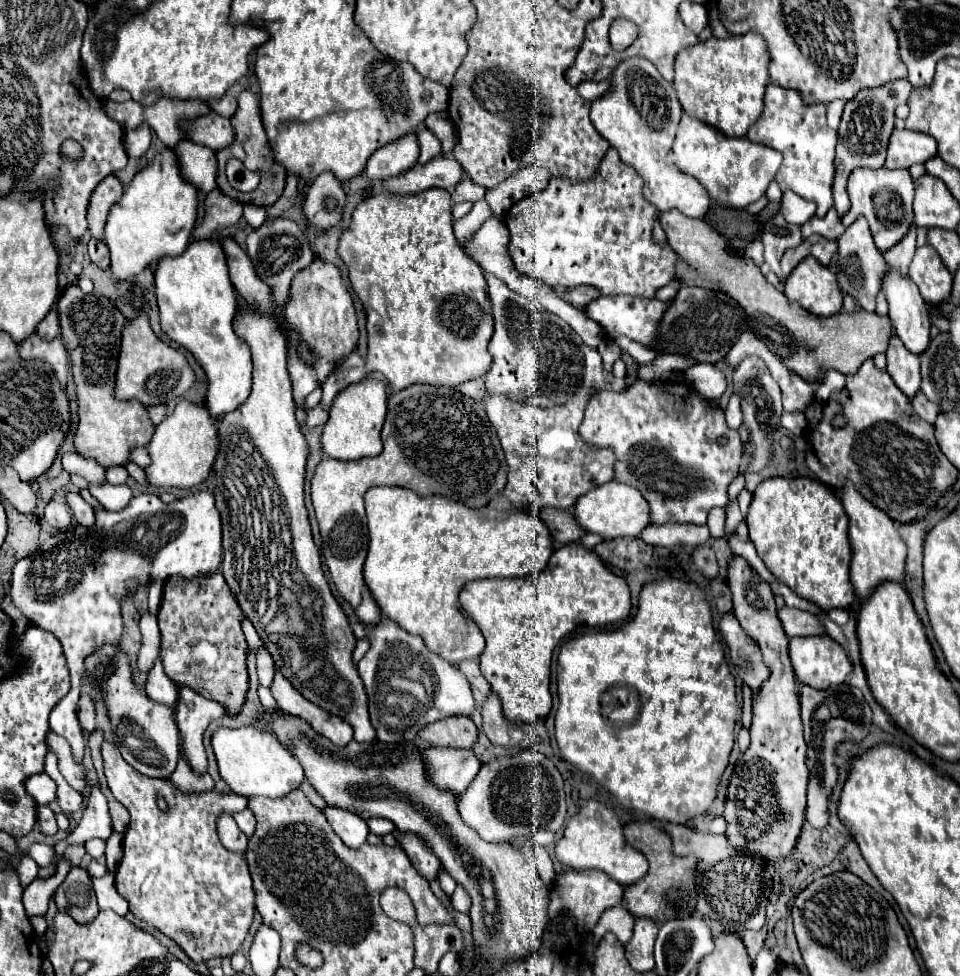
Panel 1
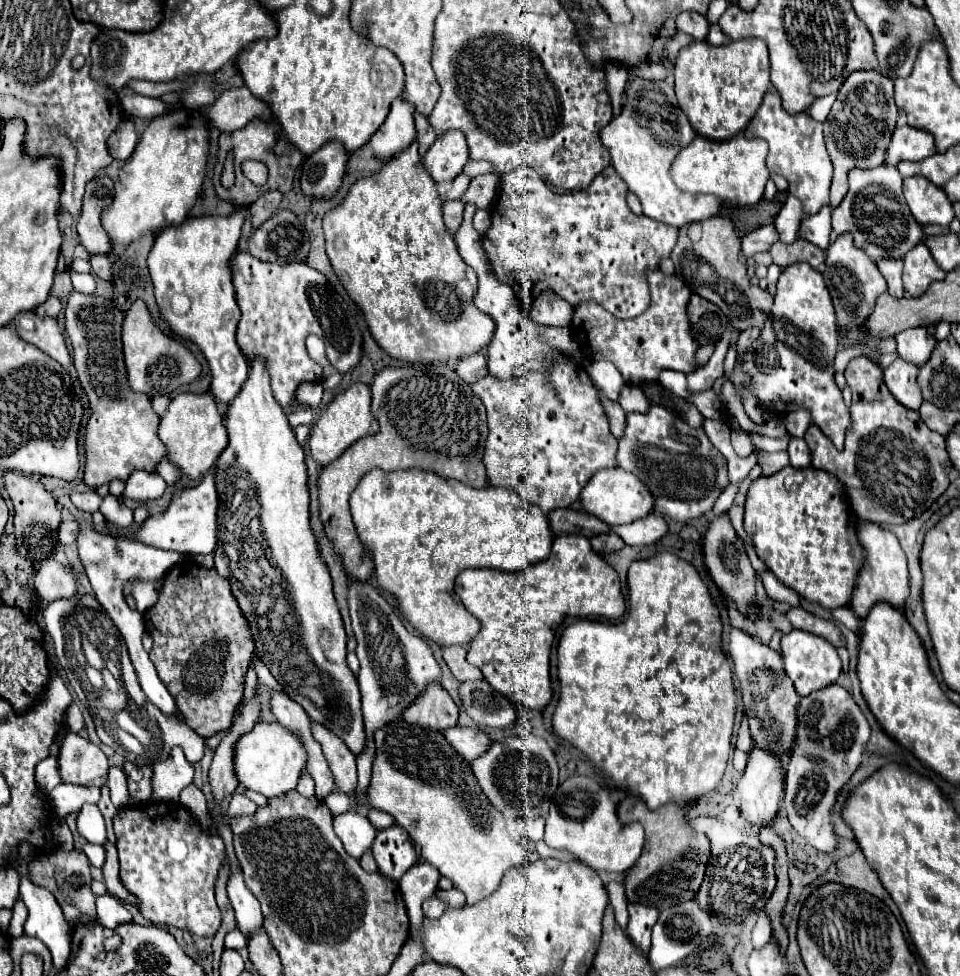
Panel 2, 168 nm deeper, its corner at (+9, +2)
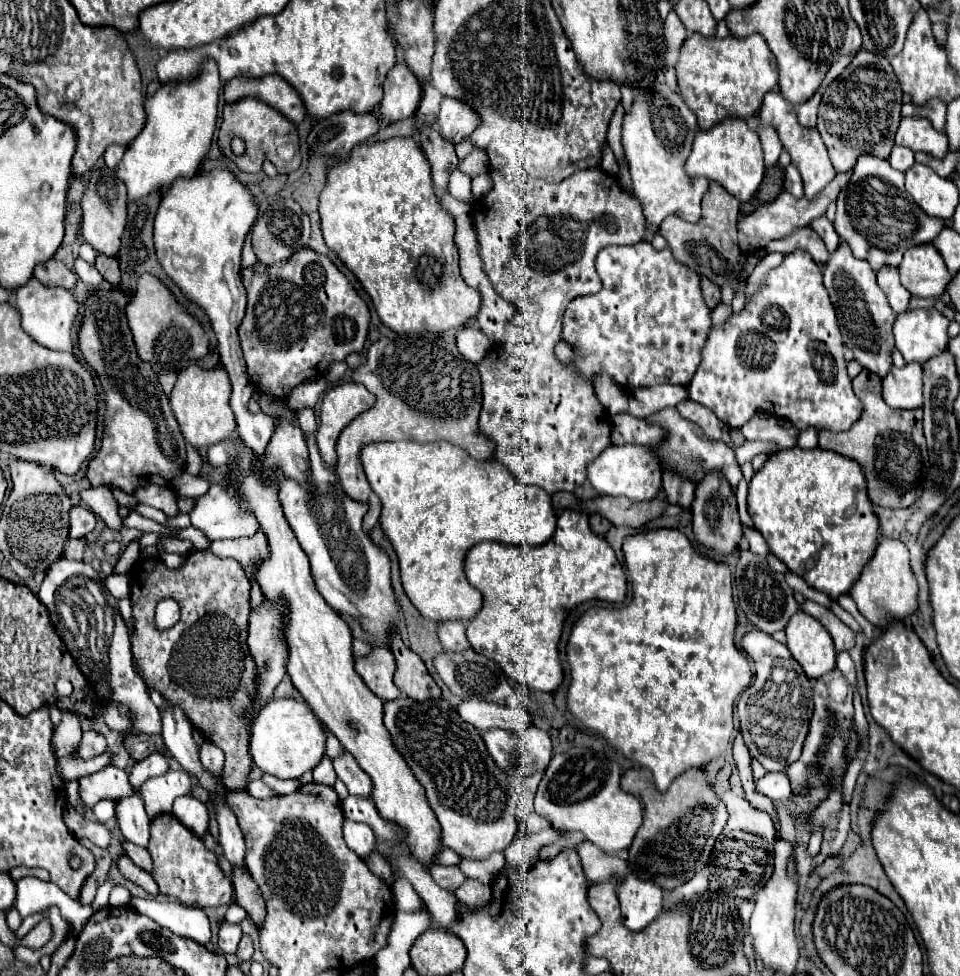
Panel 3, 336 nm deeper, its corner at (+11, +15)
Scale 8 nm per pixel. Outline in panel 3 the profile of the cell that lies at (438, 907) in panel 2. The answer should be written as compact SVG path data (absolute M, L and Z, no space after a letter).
M433 866L429 868L429 874L441 888L449 892L453 892L455 886L459 886L465 880L465 876L455 866Z

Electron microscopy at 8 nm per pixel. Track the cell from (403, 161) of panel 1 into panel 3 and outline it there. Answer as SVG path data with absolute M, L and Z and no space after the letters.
M397 64L385 80L385 96L379 104L381 122L395 124L411 118L421 100L421 88L405 64Z

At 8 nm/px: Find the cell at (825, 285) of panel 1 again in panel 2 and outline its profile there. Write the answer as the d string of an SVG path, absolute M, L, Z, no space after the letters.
M805 263L785 267L777 281L777 295L769 321L775 337L759 337L745 353L751 381L743 381L745 373L741 373L741 369L733 367L731 371L729 379L735 385L739 399L743 401L745 389L749 389L763 407L783 403L795 409L807 409L811 413L811 423L817 425L837 449L843 449L845 433L851 427L851 415L843 403L841 389L835 383L833 359L839 349L839 335L823 275Z

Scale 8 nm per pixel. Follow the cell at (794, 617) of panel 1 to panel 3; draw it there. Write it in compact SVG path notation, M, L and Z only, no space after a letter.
M805 600L805 602L801 604L801 610L803 610L805 614L813 616L815 620L819 620L819 622L827 628L827 632L831 634L831 638L833 638L833 642L835 642L835 650L837 650L837 652L841 652L841 650L851 650L851 648L853 648L853 644L855 644L855 634L853 634L853 630L851 630L849 626L845 626L829 608L825 608L825 606L821 606L821 604L815 604L815 602L811 602L811 600Z

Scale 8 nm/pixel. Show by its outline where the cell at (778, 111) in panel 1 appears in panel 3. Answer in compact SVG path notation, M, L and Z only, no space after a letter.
M767 92L765 100L755 116L757 122L757 132L763 128L773 128L783 144L783 150L791 156L791 164L799 170L803 184L805 184L805 198L813 198L817 192L821 192L833 178L835 178L835 170L831 166L827 148L819 136L817 128L805 128L797 122L797 112L795 108L779 94L779 92Z

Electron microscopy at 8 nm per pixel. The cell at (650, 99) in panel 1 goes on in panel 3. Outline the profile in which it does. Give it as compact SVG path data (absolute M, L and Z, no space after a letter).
M657 72L655 90L641 88L635 96L631 110L623 116L621 144L631 170L633 192L641 200L647 220L651 220L651 232L657 232L663 218L675 214L683 220L697 222L701 218L701 198L709 190L707 178L695 178L695 182L683 172L687 152L691 152L691 140L699 130L695 114L687 108L681 94L671 90Z

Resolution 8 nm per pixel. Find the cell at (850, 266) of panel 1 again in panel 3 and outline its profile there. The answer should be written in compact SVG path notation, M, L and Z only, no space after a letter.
M845 240L837 246L835 252L831 252L829 262L823 266L823 278L825 278L825 288L829 290L831 302L837 312L837 320L841 326L843 342L845 346L853 352L855 360L875 372L877 376L885 376L891 368L891 352L895 348L893 344L893 334L891 326L895 322L895 312L891 310L885 292L877 284L877 276L867 264L867 260L855 258L851 254L851 248Z

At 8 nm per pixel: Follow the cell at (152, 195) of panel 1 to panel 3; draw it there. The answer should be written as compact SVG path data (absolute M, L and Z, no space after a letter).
M217 64L203 66L201 76L189 82L163 84L145 100L147 122L141 134L127 146L117 166L117 176L127 186L127 202L137 202L151 192L167 192L177 178L193 178L207 156L217 124L217 100L221 78Z

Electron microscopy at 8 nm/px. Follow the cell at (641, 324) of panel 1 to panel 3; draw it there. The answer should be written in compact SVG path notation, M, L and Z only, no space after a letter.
M639 242L635 246L607 246L599 251L595 266L603 282L603 294L571 300L565 310L565 316L563 316L563 340L567 340L575 352L575 358L571 360L571 364L587 378L591 378L593 374L605 372L615 380L615 384L625 386L629 390L639 388L639 386L657 386L657 384L689 384L699 362L701 362L701 350L703 350L703 344L707 342L707 332L711 328L711 310L703 304L703 296L699 290L699 276L691 268L673 260L673 254L669 248L655 250L649 242Z

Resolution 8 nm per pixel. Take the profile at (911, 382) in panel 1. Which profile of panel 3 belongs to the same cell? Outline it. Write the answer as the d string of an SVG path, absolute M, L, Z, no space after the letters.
M907 362L903 368L893 366L883 378L883 398L891 408L919 408L923 406L921 364Z

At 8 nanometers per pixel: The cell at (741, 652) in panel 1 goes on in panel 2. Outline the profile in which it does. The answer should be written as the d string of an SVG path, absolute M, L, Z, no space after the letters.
M731 629L729 633L729 657L733 661L735 675L741 683L745 715L749 721L749 733L757 747L779 755L781 765L789 763L793 745L797 739L797 705L801 697L793 689L785 667L781 665L781 655L759 639L743 633L741 629Z

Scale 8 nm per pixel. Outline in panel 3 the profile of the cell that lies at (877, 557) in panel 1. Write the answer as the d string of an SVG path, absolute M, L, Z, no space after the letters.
M887 538L887 542L879 542L875 554L863 568L859 580L849 590L849 596L855 600L859 612L875 626L883 628L889 620L907 618L917 606L917 582L909 568L909 550L901 540Z

